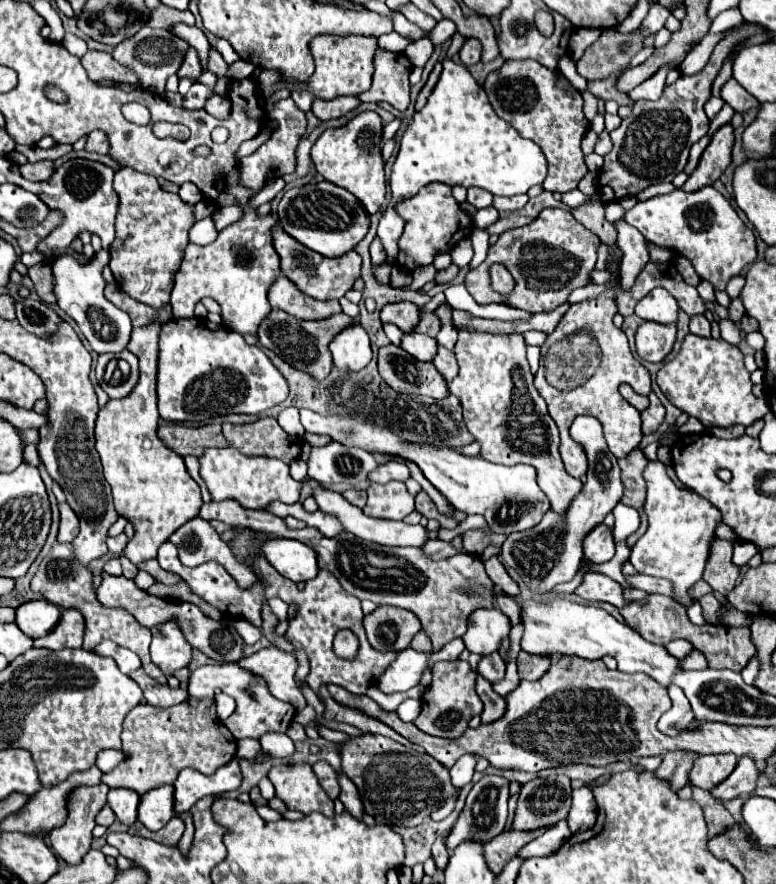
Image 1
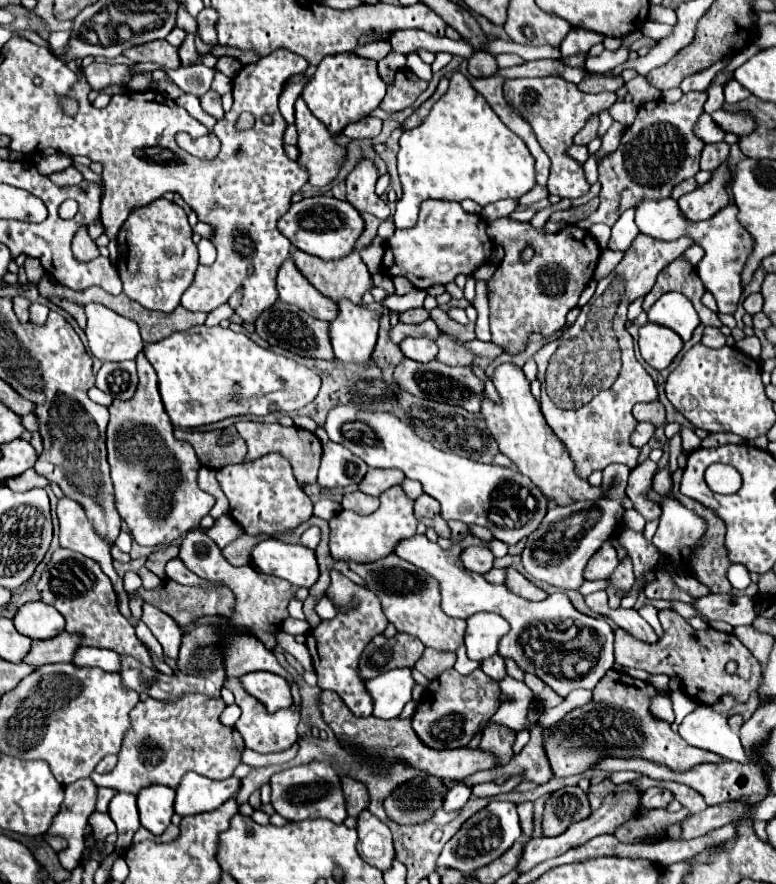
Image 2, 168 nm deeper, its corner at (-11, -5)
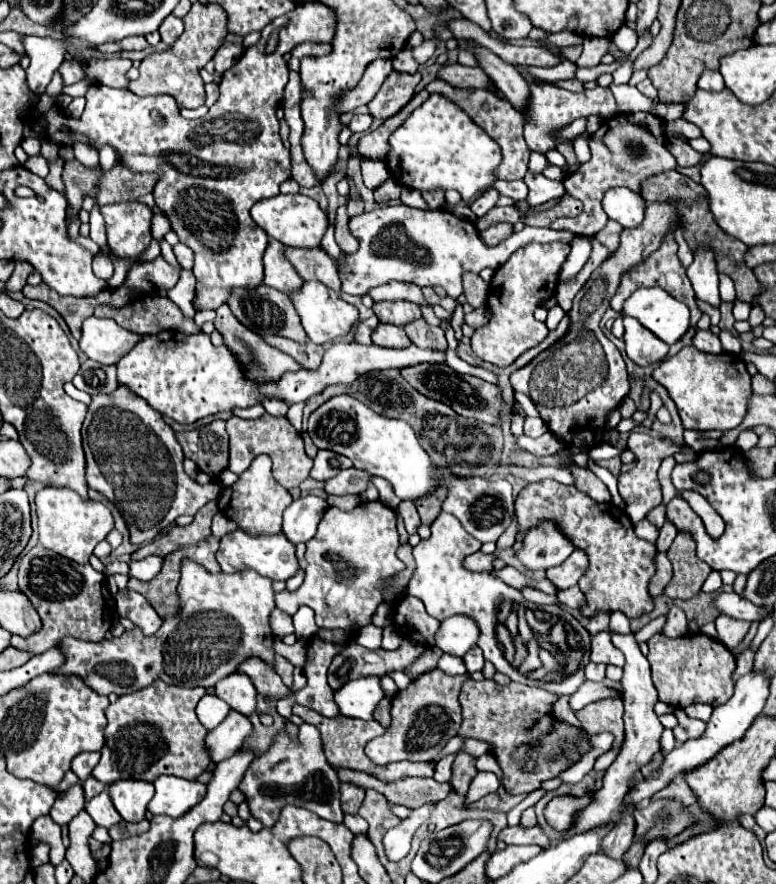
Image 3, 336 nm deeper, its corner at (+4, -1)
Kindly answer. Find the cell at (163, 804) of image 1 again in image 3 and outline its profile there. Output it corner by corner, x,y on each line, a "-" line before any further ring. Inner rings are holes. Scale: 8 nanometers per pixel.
141,780
113,782
107,788
111,802
119,816
127,822
141,822
147,812
147,804
153,798
153,784

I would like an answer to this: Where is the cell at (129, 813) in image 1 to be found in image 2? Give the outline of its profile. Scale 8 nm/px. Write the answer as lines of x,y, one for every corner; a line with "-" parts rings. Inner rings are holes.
118,792
112,802
110,802
110,816
114,824
118,826
118,840
116,840
116,850
126,850
132,844
134,832
140,828
140,816
138,816
138,806
136,806
136,796

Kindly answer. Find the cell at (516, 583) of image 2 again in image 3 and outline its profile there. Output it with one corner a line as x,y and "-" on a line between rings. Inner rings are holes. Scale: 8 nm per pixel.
523,588
521,594
523,594
529,602
533,602
533,604
559,604
557,596
553,596
553,594
543,594
543,592
533,590
533,588

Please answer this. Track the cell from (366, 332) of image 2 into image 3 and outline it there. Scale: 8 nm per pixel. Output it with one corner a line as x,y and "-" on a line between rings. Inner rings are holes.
303,282
299,292
293,292
291,302
301,318
301,324
309,336
309,340
313,340
315,344
327,344
333,342
333,338
349,334
351,328
357,324
357,308
351,306
349,302
341,300
337,292
329,290
327,286
323,286
321,282

